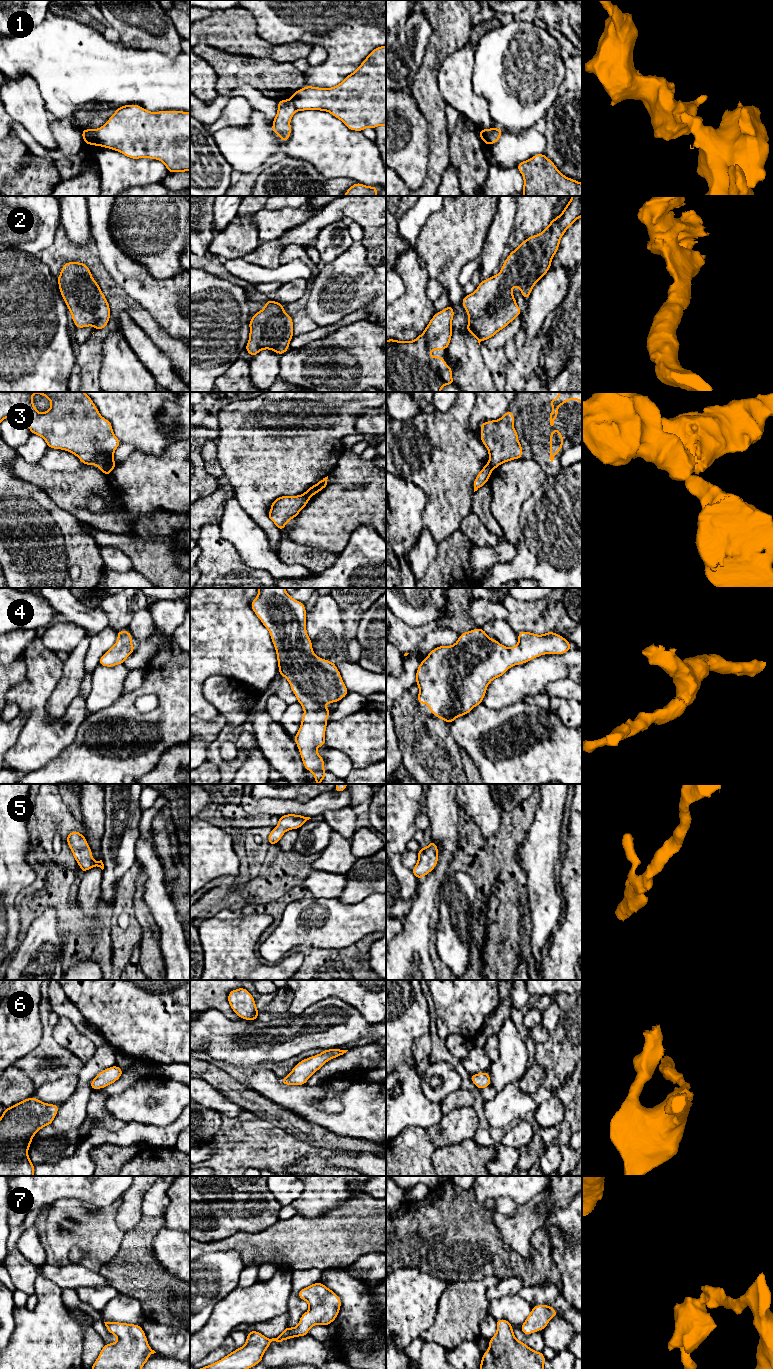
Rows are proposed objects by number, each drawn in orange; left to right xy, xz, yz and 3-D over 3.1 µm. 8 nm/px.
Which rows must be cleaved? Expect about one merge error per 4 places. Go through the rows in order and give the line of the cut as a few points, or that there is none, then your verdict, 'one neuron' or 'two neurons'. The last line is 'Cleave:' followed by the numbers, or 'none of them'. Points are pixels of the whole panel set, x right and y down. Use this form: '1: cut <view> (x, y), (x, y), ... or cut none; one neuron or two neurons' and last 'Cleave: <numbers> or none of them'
1: cut xy (96, 129), (97, 144); two neurons
2: cut none; one neuron
3: cut xy (113, 460), (102, 470); two neurons
4: cut none; one neuron
5: cut none; one neuron
6: cut none; one neuron
7: cut none; one neuron
Cleave: 1, 3

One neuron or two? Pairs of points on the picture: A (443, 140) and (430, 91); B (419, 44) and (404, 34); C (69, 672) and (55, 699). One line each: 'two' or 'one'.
A: one
B: one
C: one

